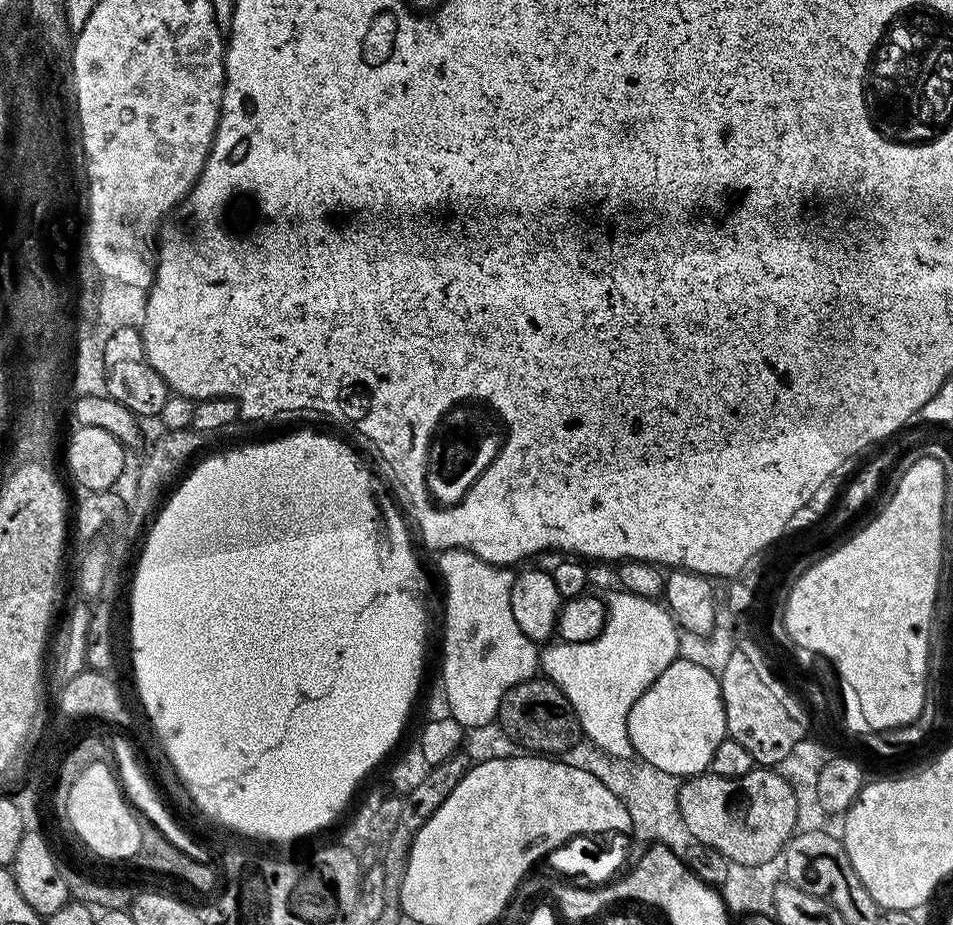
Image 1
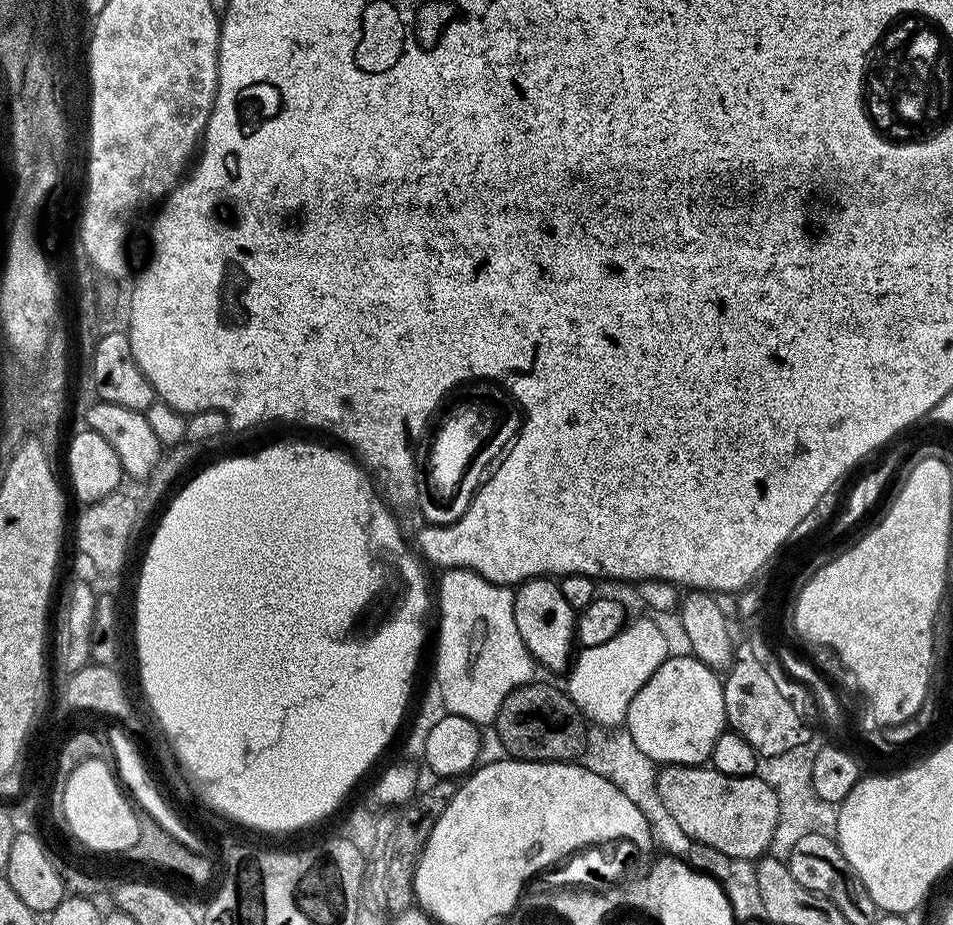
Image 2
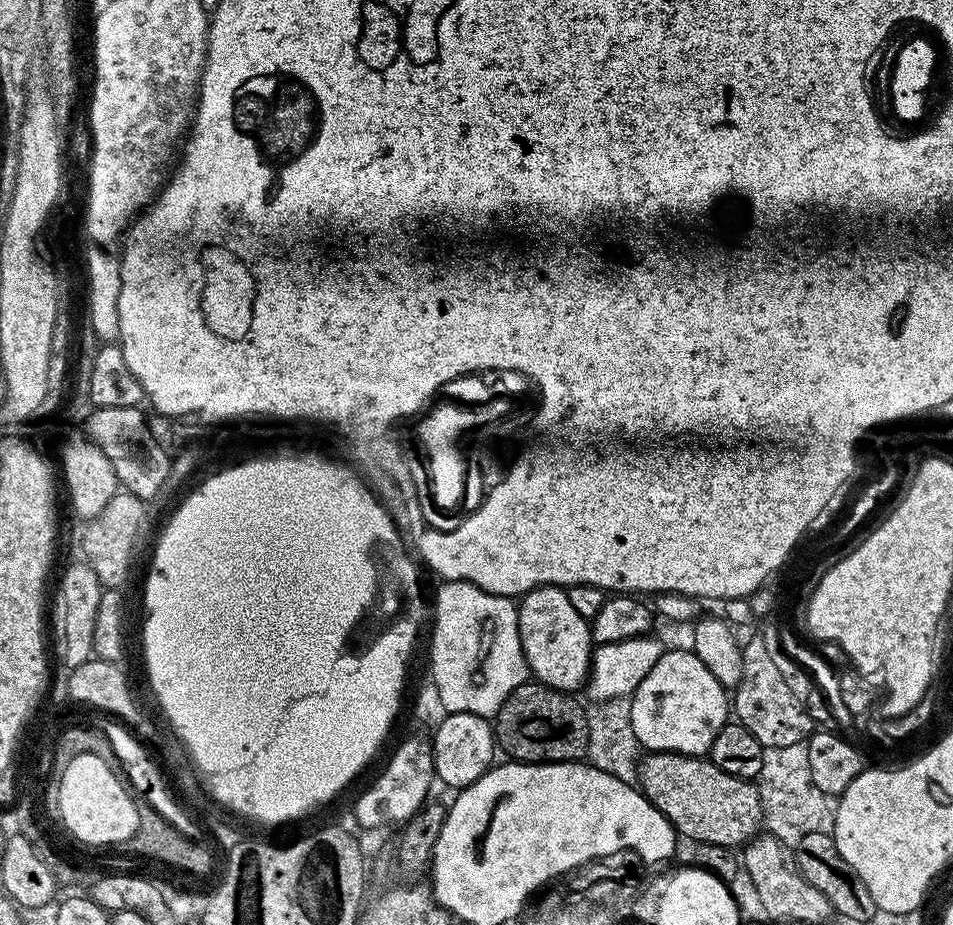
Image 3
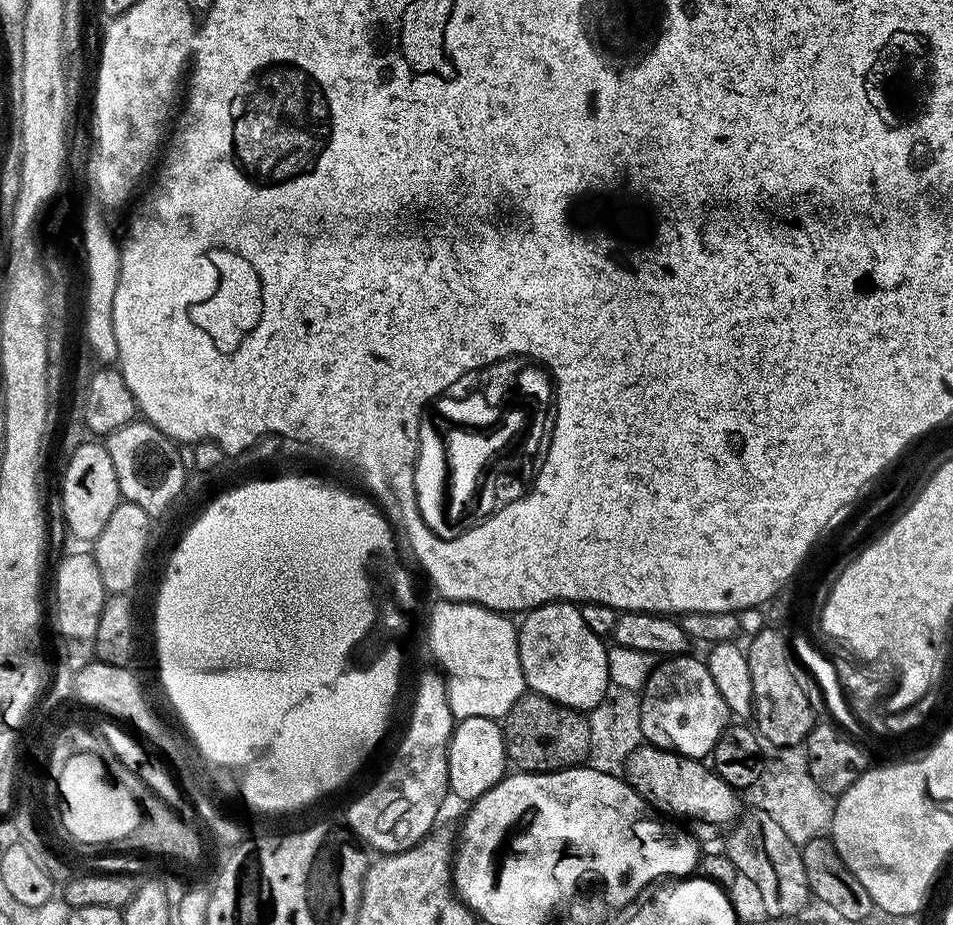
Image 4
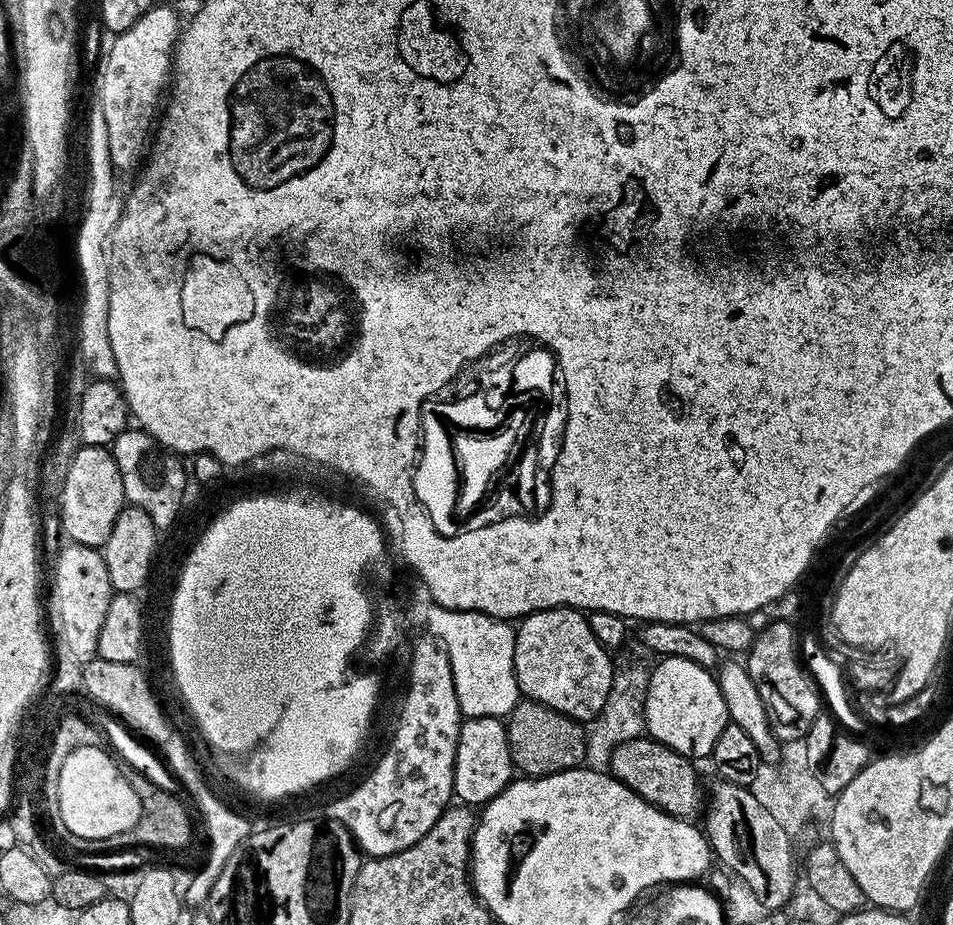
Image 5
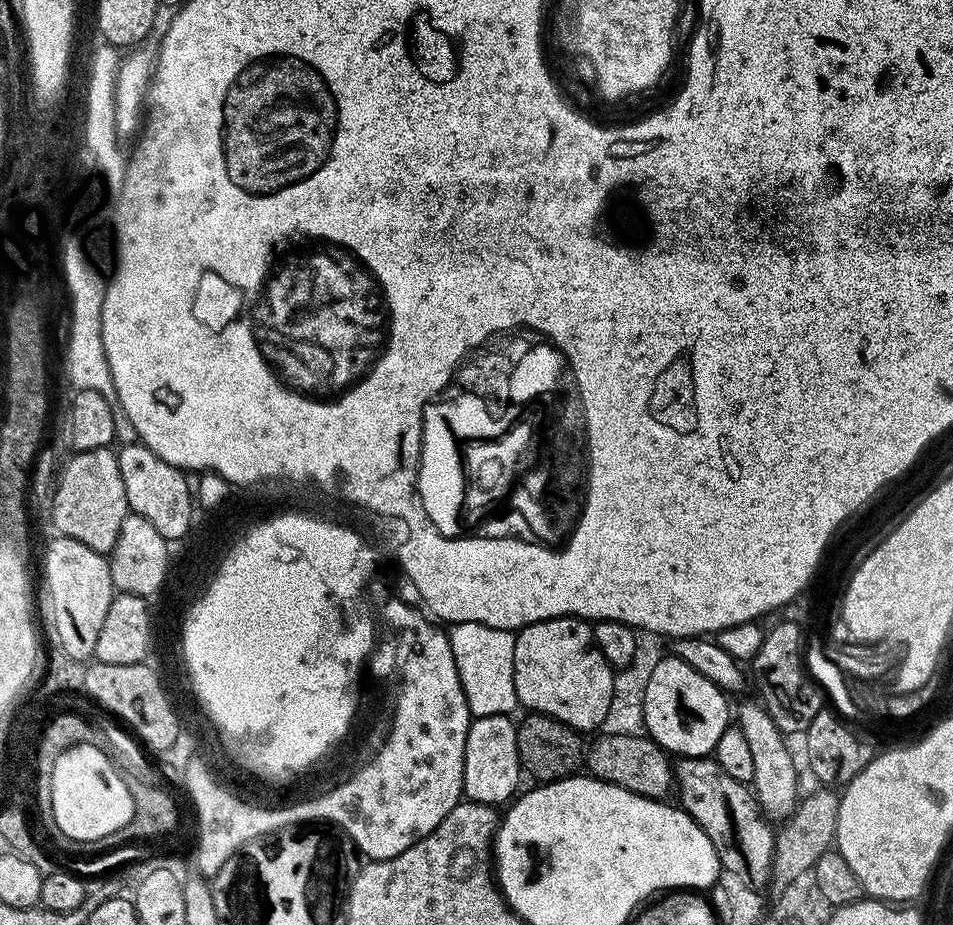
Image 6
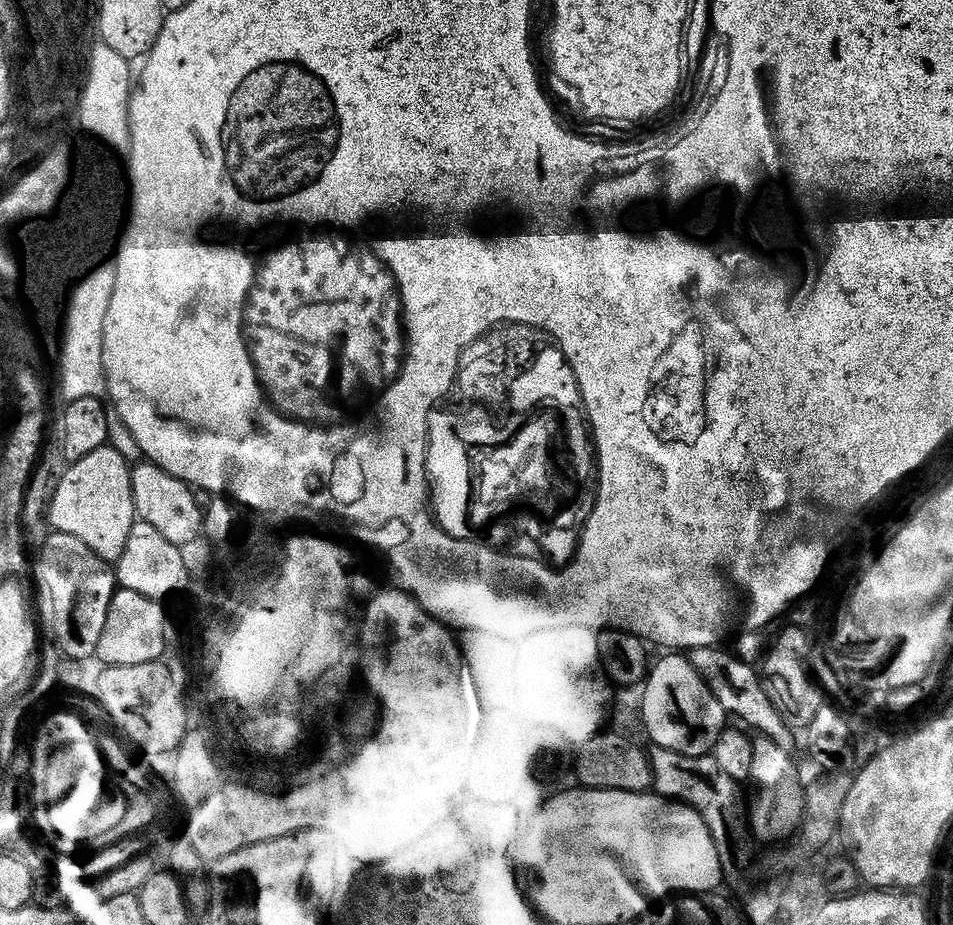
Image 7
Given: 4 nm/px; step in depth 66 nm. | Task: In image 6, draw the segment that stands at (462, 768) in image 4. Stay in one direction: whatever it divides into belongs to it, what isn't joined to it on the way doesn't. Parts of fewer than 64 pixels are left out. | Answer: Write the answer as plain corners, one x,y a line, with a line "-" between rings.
478,716
469,723
466,750
464,751
464,787
462,789
463,795
467,799
474,800
478,804
500,806
500,803
503,805
517,795
518,789
521,787
519,784
522,769
516,745
517,725
511,724
510,721
508,716

